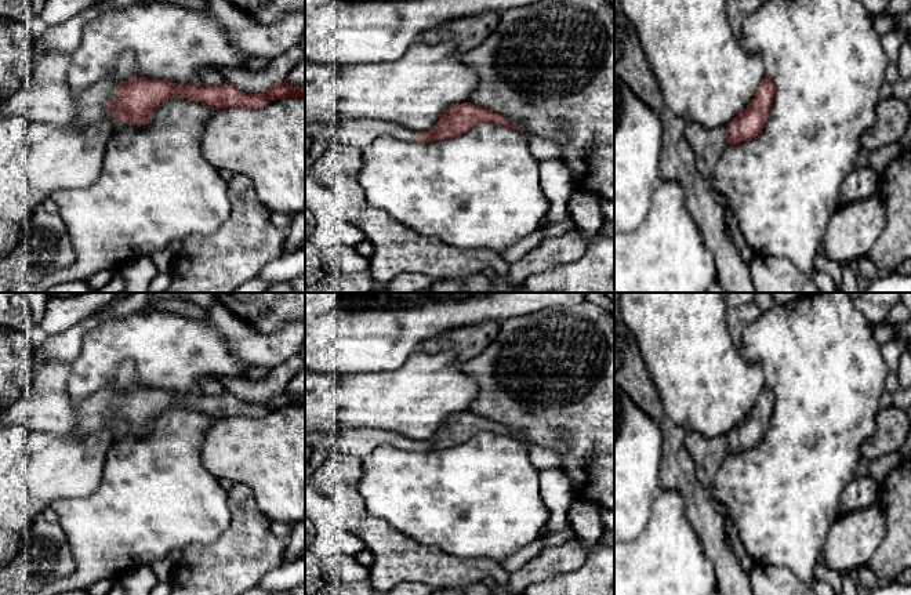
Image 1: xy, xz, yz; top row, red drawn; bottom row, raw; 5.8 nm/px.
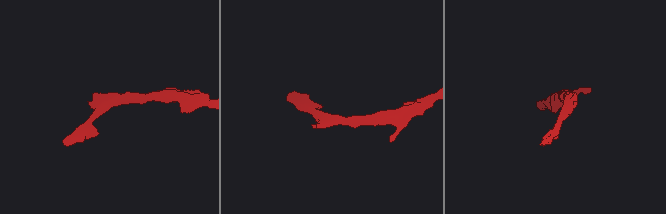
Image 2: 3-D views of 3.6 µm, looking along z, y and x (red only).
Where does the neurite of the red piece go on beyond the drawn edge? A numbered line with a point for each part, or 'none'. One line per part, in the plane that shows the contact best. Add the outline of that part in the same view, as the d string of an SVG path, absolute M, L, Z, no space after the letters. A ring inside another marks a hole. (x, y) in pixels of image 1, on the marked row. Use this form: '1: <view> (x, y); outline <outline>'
1: xy (53, 102); outline M102 79L75 95L63 81L44 81L32 87L22 86L6 98L0 97L0 116L22 115L33 121L66 126L70 121L90 124L108 117L113 130L127 124L115 121L106 110L106 101L117 99L117 83Z

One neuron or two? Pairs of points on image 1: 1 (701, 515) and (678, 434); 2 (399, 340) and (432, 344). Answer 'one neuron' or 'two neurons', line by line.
1: one neuron
2: two neurons

